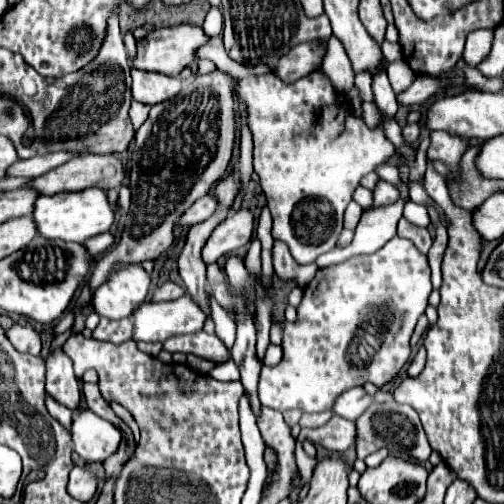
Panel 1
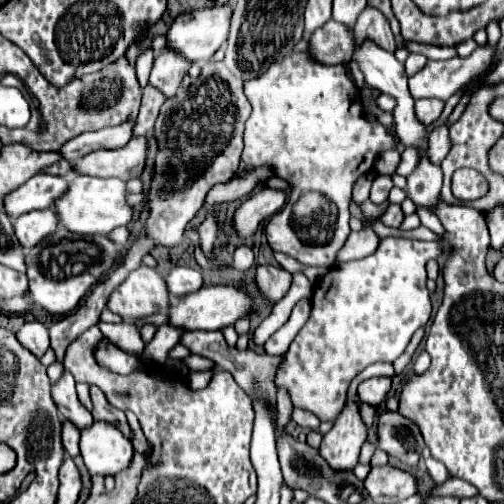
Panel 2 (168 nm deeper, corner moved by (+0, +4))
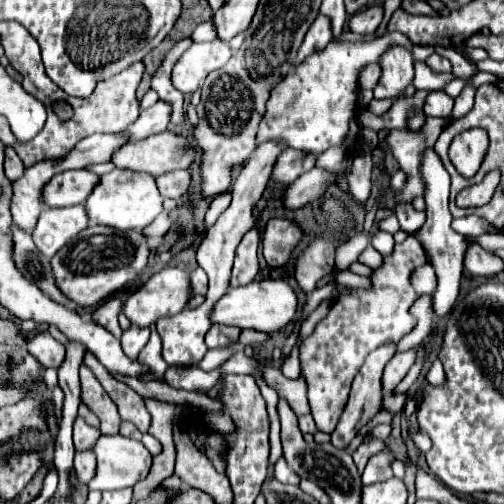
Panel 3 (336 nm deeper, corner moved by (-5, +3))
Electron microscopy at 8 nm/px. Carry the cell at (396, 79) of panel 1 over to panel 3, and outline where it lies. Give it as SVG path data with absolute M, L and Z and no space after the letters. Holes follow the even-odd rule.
M433 53L429 59L427 59L427 65L435 71L449 71L451 69L451 63L445 59L445 57L439 57L437 53Z

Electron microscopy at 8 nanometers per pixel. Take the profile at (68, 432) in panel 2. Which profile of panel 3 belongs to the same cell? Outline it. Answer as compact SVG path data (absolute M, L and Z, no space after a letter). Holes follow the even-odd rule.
M75 453L75 473L81 483L89 483L95 475L95 455L91 453Z

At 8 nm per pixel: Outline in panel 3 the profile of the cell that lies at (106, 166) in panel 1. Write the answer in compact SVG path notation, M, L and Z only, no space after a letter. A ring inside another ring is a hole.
M163 131L143 141L135 141L119 147L113 153L111 163L117 169L163 175L175 169L187 169L193 159L195 153L185 137L179 137L171 131Z

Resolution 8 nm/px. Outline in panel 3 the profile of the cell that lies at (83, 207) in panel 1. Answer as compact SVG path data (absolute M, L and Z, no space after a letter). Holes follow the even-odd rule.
M115 169L99 177L99 185L95 185L95 189L85 201L85 209L87 209L89 223L107 225L119 231L129 231L129 229L143 229L149 223L153 223L153 219L163 211L161 203L163 197L157 191L153 175Z

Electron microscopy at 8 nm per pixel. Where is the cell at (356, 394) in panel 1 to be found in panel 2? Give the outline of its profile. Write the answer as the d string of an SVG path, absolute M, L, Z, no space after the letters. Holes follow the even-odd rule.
M370 378L358 386L358 398L360 402L370 402L370 404L380 404L386 400L388 392L392 386L392 378Z

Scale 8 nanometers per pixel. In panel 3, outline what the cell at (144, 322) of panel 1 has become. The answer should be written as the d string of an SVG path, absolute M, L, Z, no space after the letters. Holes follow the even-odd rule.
M263 279L263 281L253 281L245 287L229 289L217 303L211 313L211 323L213 325L233 325L241 329L255 329L263 333L277 331L285 327L289 321L293 321L297 315L297 297L293 289L285 281L273 281L273 279Z

